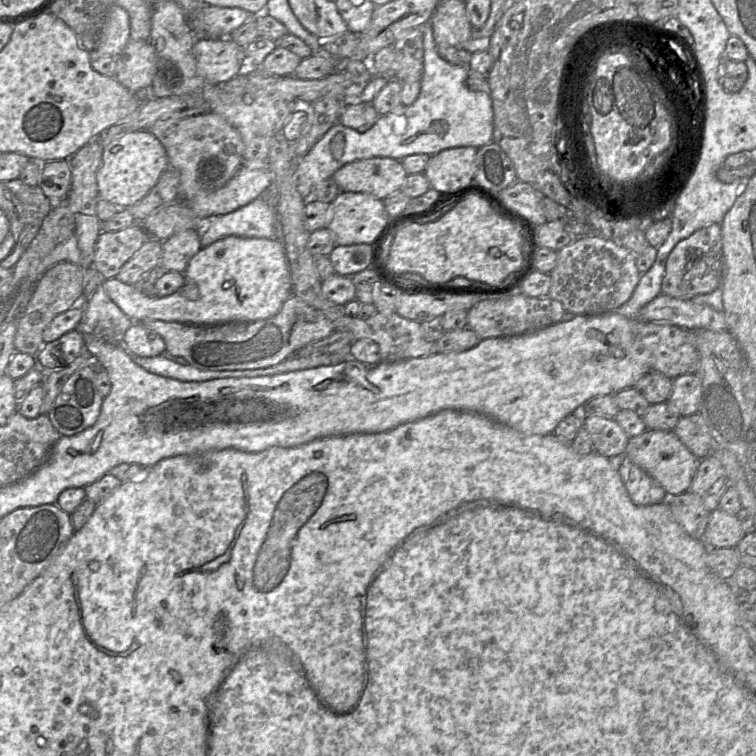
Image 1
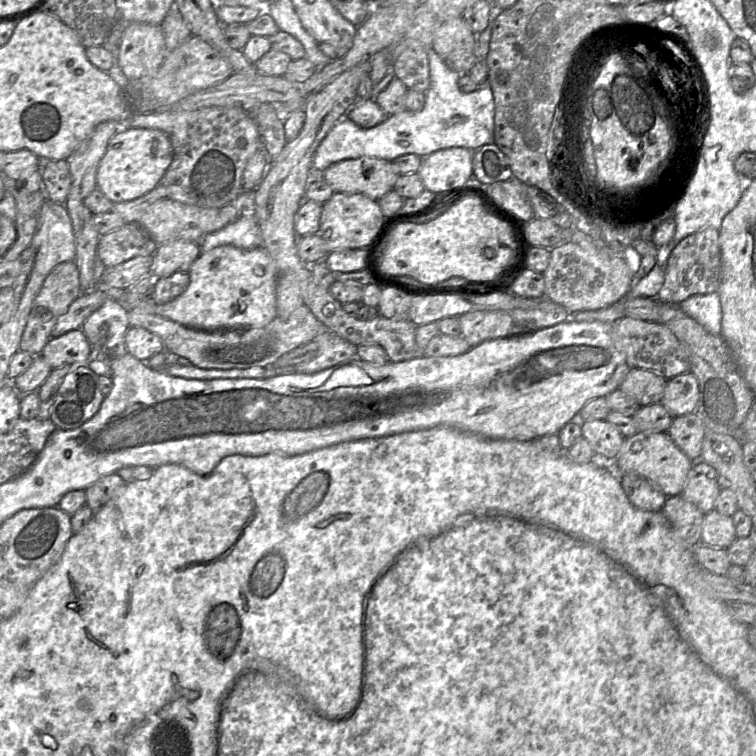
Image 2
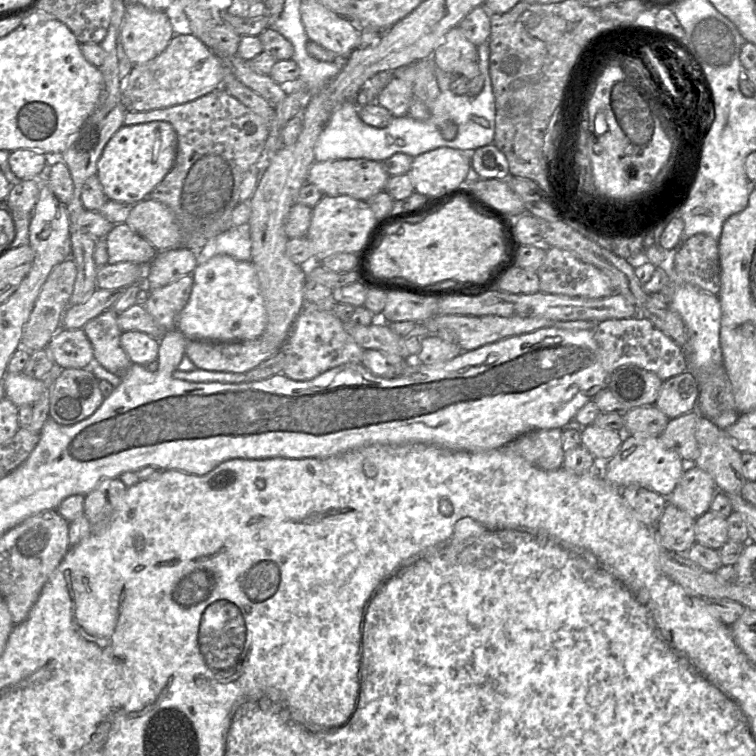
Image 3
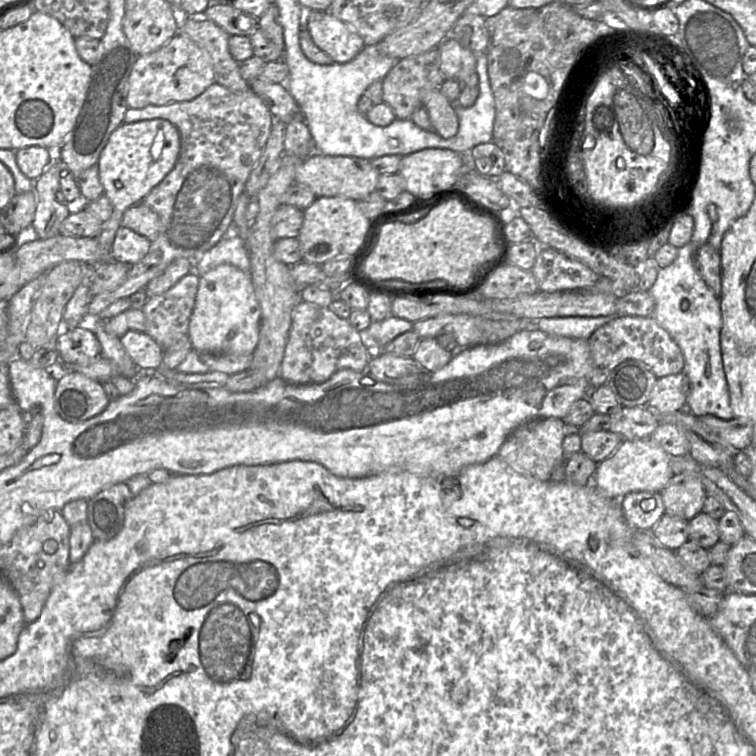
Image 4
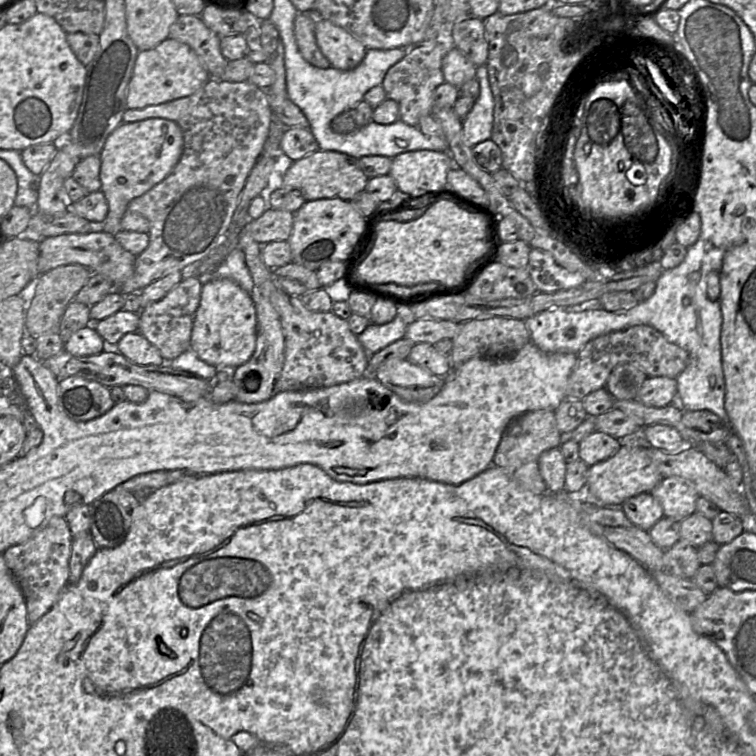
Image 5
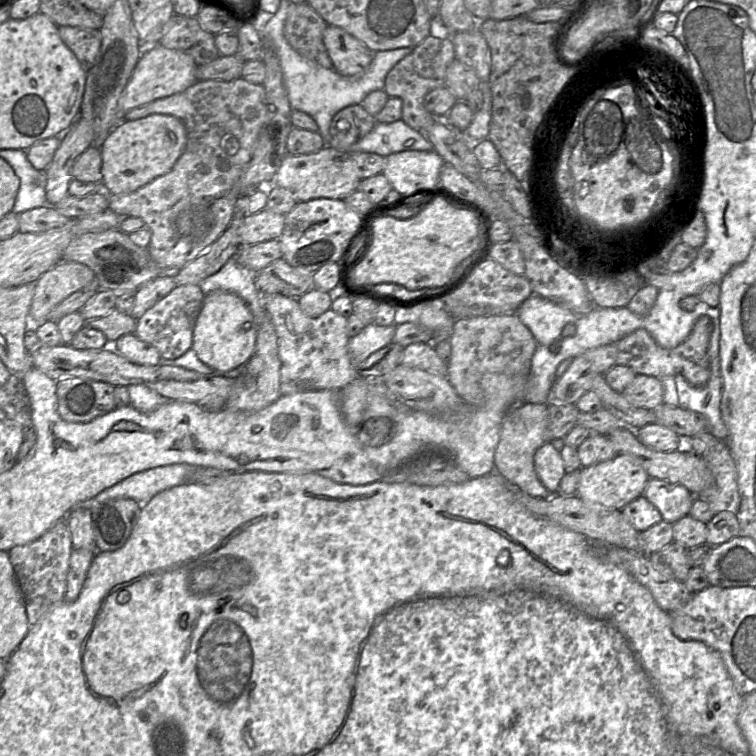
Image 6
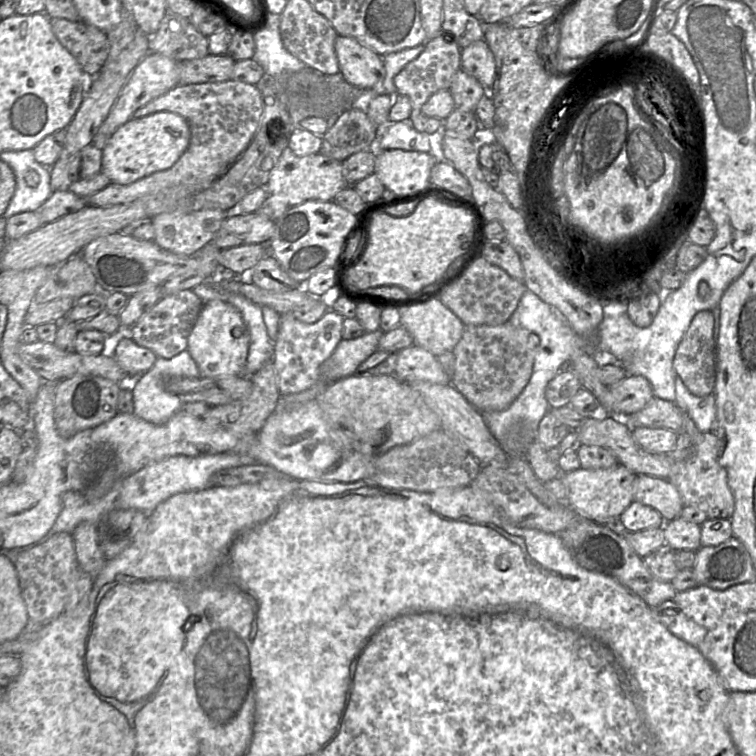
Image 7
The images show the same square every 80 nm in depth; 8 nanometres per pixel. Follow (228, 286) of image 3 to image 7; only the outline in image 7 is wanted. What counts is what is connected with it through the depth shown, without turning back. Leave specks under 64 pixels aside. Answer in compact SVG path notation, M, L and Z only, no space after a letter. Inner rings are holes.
M219 299L204 303L197 321L188 337L187 350L195 361L200 377L240 376L248 357L249 330L240 311Z

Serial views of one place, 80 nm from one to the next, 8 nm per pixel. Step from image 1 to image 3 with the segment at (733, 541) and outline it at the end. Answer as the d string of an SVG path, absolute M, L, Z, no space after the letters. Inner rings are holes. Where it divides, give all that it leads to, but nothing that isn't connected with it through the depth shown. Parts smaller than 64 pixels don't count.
M711 511L696 518L695 539L703 546L720 549L729 540L726 518Z

